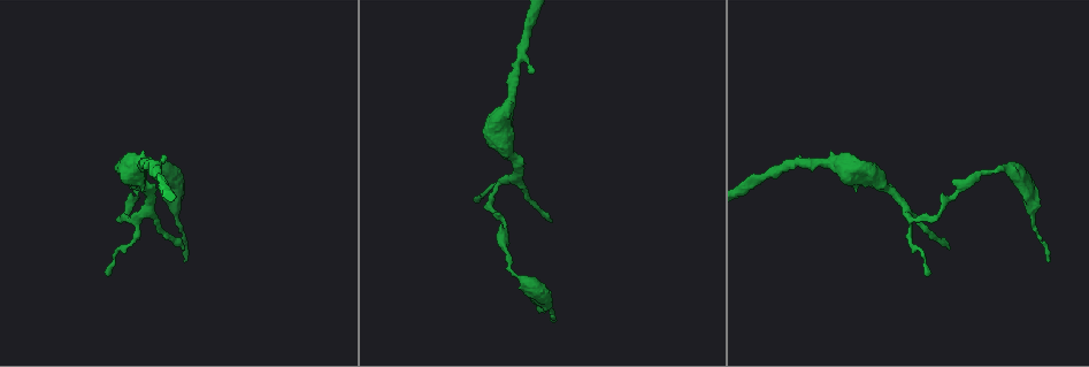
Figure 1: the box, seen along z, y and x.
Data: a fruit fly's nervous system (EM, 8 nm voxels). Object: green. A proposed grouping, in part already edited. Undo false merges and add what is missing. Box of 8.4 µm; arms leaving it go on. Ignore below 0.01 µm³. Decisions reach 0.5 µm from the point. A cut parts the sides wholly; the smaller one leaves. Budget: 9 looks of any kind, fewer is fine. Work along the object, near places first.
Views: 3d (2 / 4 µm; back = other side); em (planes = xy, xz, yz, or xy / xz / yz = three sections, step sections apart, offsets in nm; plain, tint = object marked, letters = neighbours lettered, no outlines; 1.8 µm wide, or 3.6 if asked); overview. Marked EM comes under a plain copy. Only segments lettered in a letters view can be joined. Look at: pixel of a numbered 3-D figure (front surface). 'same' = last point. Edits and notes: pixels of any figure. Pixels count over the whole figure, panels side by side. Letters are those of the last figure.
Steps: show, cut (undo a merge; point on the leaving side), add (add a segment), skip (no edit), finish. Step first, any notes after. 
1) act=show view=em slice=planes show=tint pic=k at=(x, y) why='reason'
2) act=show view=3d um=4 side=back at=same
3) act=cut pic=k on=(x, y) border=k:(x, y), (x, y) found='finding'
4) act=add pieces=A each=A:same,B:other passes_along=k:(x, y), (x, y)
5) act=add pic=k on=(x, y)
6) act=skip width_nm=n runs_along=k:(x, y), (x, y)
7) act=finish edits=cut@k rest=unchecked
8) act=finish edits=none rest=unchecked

act=show view=em slice=yz step=4 show=letters pic=1 at=(949, 247) why='tapers out'

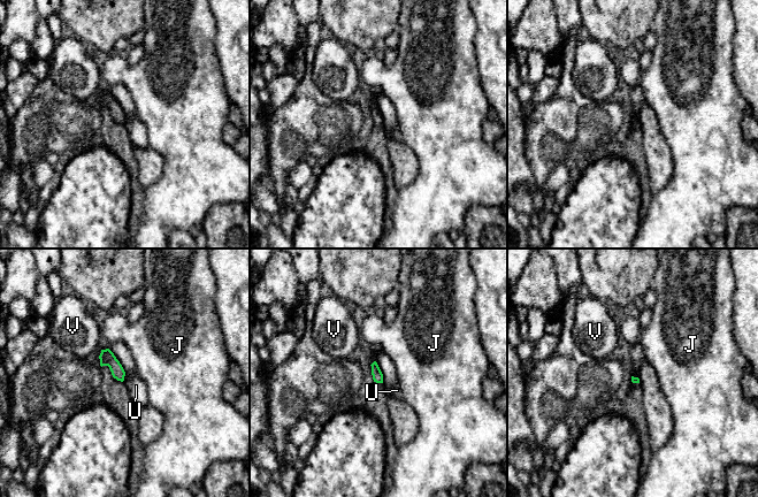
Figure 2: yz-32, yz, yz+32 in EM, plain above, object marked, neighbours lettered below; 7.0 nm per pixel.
act=skip each=J:other,U:other,V:other border=2:(125, 373), (122, 381) found='none of them fits'

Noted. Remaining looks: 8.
act=show view=3d um=4 pic=1 at=(543, 301) why='calibre changes'

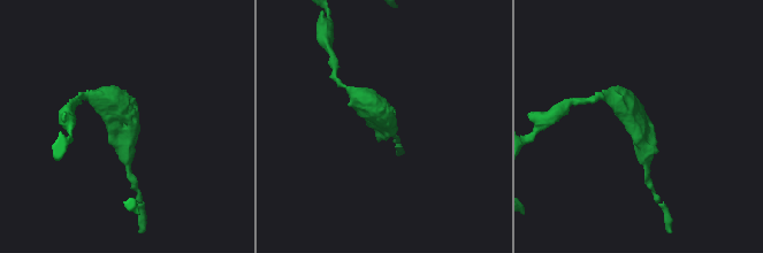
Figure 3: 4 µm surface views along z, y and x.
act=show view=em slice=planes show=letters pic=3 at=(385, 125) why='need the tissue'

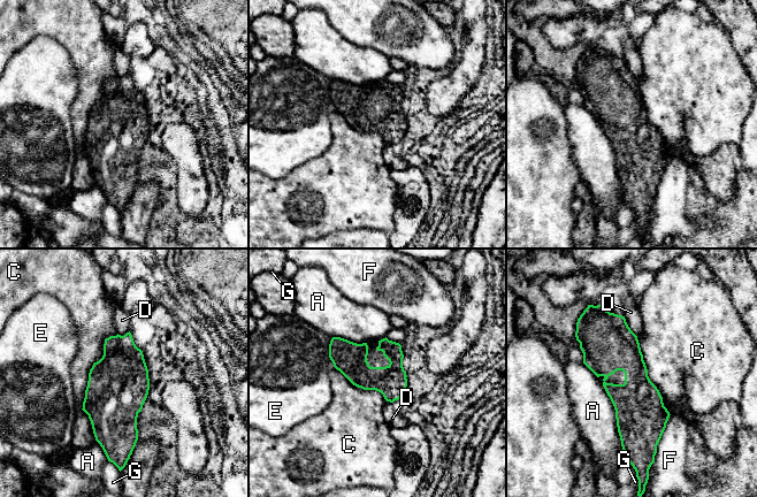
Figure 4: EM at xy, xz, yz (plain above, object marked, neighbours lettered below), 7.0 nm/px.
act=skip width_nm=220 each=A:other,C:other,D:other,E:other,F:other,G:other runs_along=4:(334, 341), (399, 394) found='continuous, no second cell'

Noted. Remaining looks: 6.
act=show view=em slice=yz step=8 show=tint pic=1 at=(507, 151) why='calibre changes'

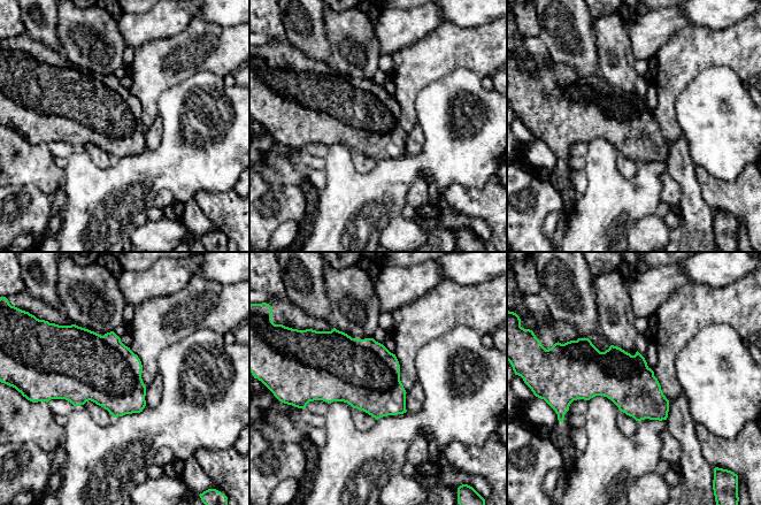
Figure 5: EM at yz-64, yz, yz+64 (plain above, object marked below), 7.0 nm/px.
act=show view=em slice=planes show=letters at=same

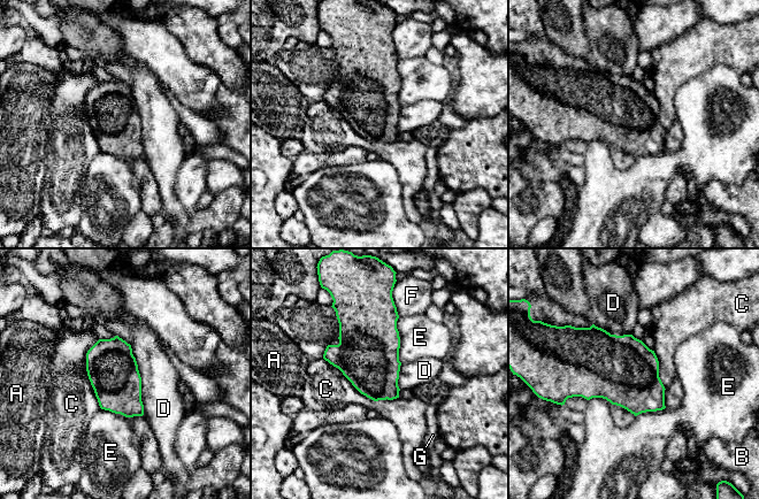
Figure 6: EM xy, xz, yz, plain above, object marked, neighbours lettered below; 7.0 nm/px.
act=skip width_nm=360 each=A:other,B:other,C:other,D:other,E:other,F:other,G:other found='all the same cell'

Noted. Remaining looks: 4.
act=show view=em slice=yz step=4 show=letters pic=1 at=(529, 73) why='branch stops here'

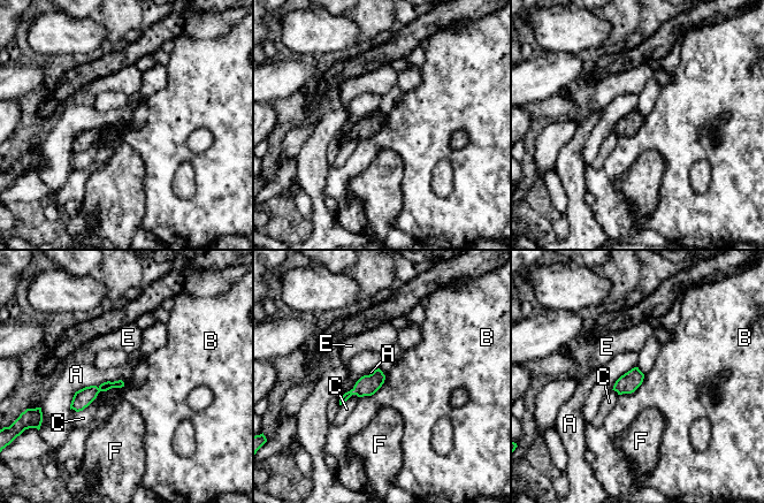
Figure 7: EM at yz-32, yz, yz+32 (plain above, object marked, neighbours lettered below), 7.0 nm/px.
act=show view=em slice=planes show=letters at=same why='cut it another way'

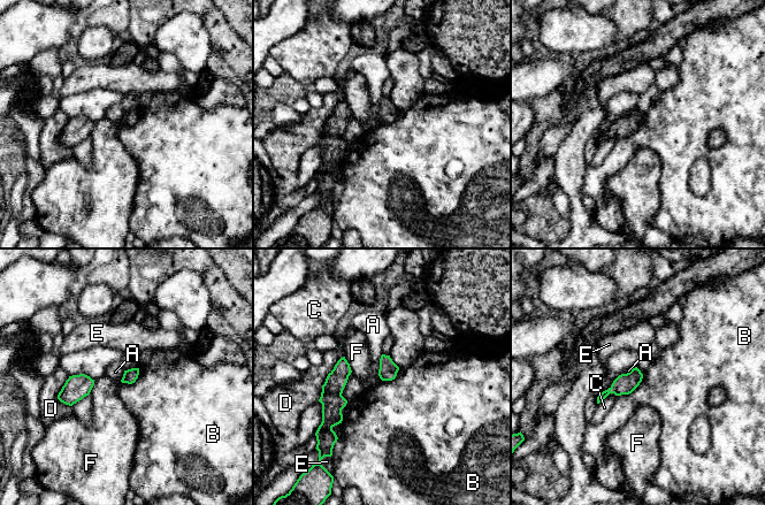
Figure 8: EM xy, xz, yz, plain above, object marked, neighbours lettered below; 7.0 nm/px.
act=skip each=A:other,B:other,C:other,D:other,E:other,F:other border=8:(382, 354), (379, 361), (380, 379) found='no lettered segment goes on from it'

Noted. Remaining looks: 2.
act=finish edits=none rest=unchecked

